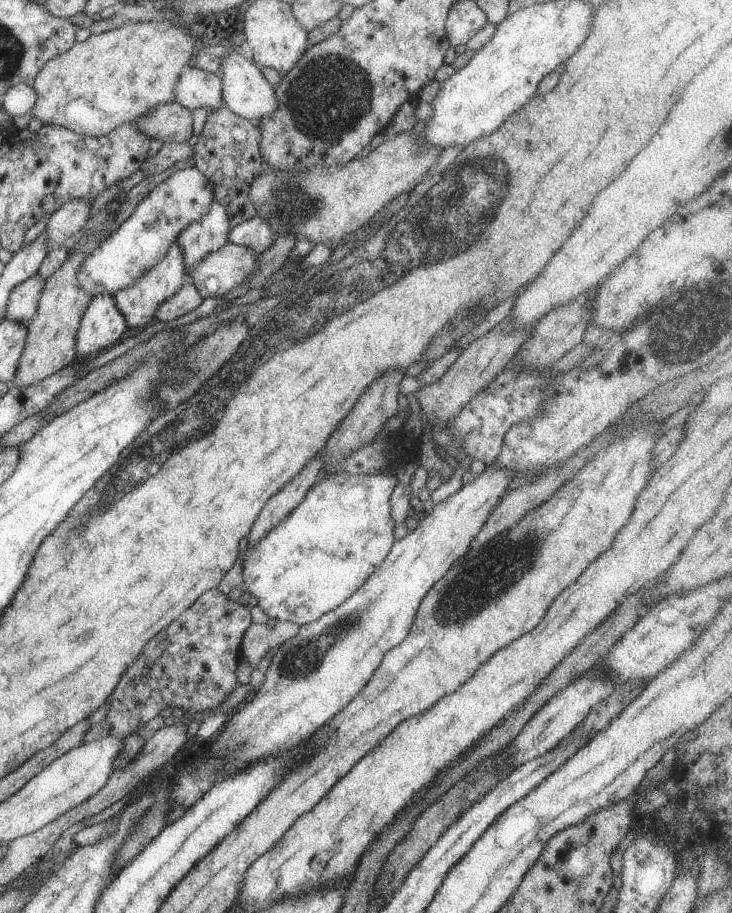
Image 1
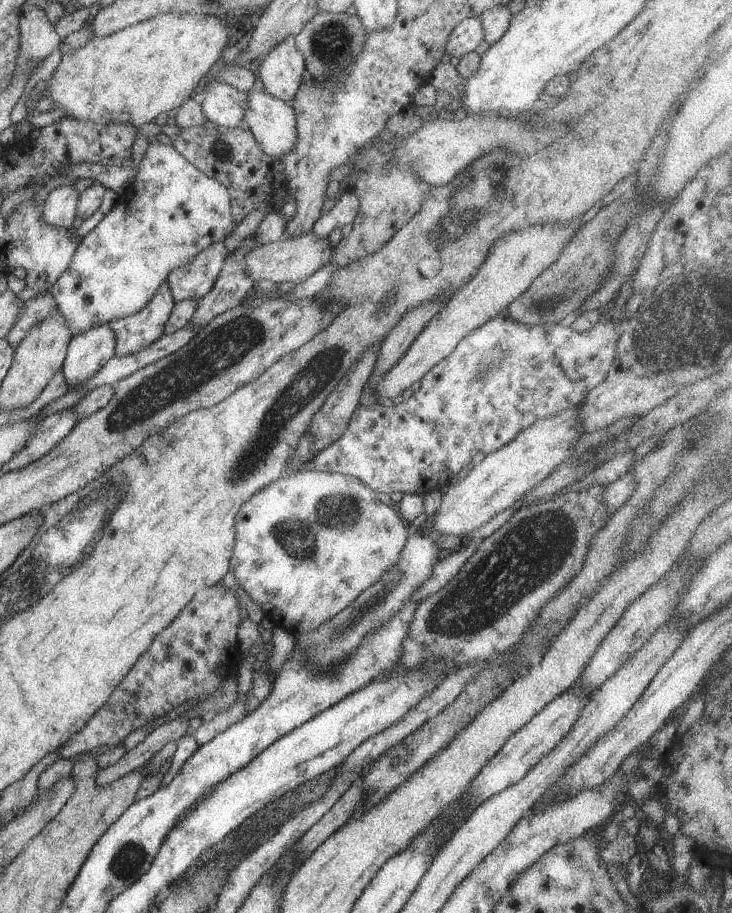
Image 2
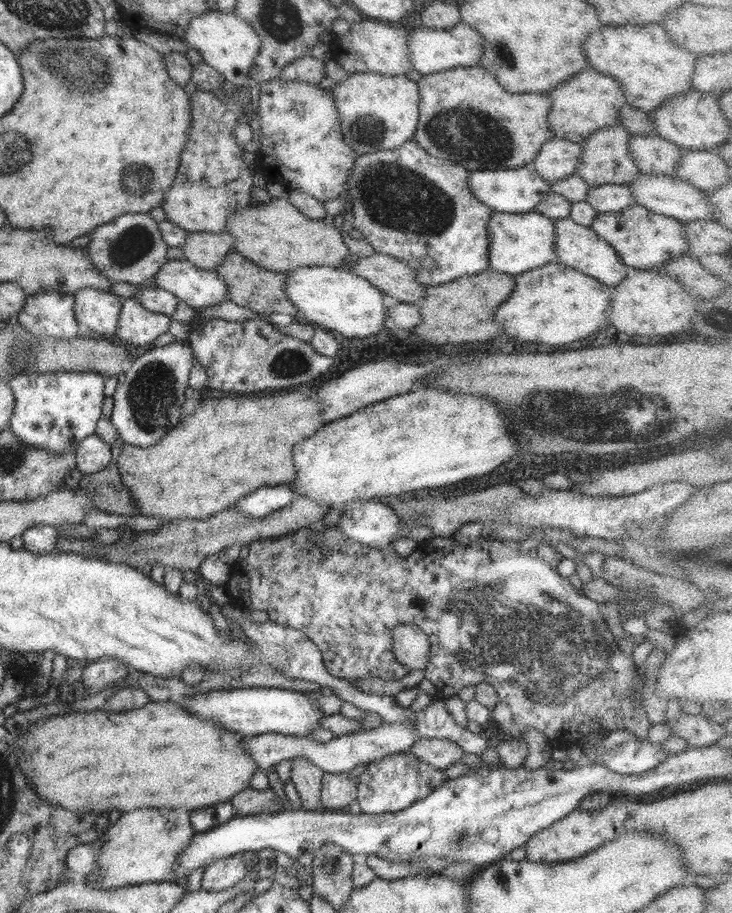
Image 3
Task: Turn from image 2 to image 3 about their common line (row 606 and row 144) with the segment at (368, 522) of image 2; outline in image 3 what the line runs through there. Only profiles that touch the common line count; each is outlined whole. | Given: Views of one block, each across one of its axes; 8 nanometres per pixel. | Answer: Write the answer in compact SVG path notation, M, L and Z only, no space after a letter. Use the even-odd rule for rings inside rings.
M272 79L261 83L258 108L260 149L255 152L255 160L263 176L270 182L278 182L287 190L309 194L324 203L344 195L349 177L347 172L353 167L358 154L344 142L343 134L339 131L341 128L338 111L334 107L334 97L330 89L324 91L318 87L318 83Z

